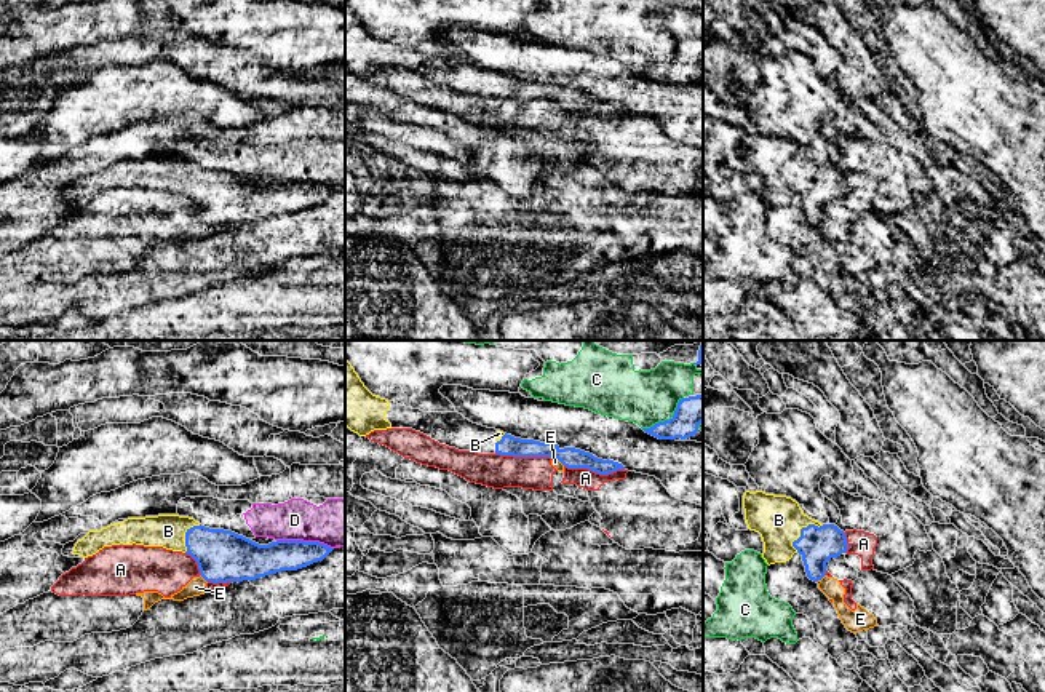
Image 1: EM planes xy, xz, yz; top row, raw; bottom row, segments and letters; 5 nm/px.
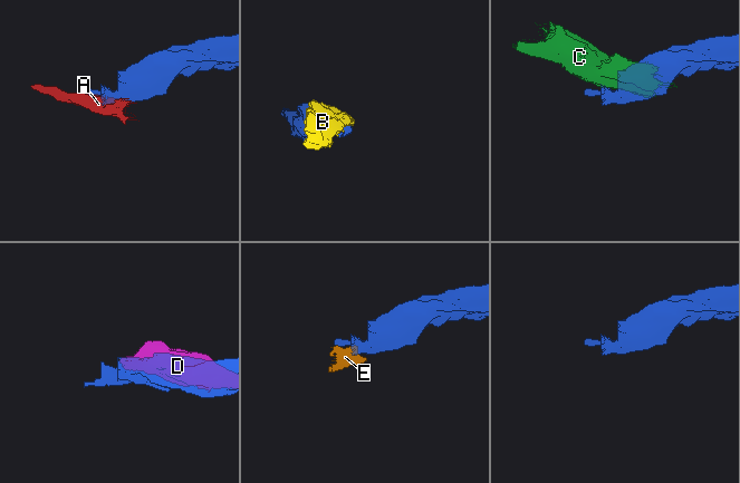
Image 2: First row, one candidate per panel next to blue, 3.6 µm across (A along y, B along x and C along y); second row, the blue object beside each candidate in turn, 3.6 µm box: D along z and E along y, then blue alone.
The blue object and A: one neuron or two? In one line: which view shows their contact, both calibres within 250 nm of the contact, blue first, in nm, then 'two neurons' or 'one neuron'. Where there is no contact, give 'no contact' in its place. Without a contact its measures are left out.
xz | 110/100 nm | two neurons

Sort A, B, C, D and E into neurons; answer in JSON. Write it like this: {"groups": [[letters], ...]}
{"groups": [["A", "E"], ["B"], ["C"], ["D"]]}

